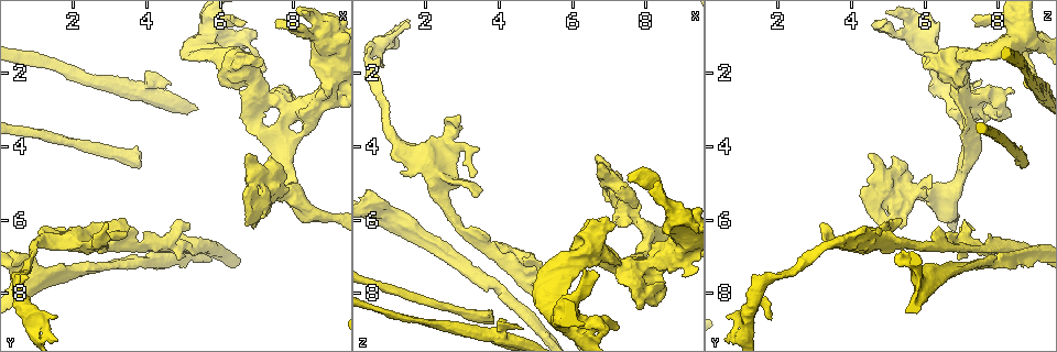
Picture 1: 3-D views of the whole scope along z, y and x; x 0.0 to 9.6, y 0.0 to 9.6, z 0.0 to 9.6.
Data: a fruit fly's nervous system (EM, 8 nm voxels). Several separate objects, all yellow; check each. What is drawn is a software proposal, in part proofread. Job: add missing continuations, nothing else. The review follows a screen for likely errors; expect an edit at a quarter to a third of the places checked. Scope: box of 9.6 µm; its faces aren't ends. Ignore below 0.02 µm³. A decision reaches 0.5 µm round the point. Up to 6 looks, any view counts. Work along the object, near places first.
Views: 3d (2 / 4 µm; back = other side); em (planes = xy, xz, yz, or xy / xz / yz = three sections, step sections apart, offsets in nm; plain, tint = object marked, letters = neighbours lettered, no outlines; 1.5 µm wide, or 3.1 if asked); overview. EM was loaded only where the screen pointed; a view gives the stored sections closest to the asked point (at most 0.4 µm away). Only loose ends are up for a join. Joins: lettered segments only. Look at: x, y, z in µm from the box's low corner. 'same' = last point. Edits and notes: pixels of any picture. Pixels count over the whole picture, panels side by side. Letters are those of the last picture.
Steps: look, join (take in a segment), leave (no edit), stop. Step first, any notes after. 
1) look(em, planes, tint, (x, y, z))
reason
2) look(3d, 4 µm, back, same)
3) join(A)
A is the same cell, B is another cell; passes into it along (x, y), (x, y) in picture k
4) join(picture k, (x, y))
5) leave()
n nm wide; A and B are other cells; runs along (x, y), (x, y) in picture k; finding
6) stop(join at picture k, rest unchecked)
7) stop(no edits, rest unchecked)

look(em, planes, letters, (0.75, 8.70, 1.75))
an open end

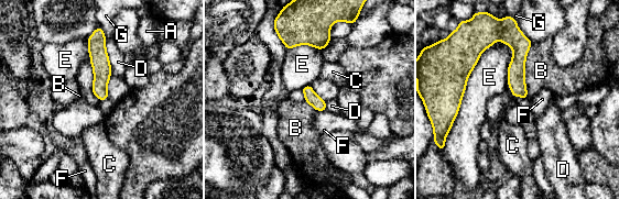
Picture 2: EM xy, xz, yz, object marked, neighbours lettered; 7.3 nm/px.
leave()
A, B, C, D, E, F and G are other cells; border along (532, 43), (525, 58), (528, 98) in picture 2; no lettered segment goes on from it

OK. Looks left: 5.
look(3d, 2 µm, (6.85, 6.25, 5.30))
an open end

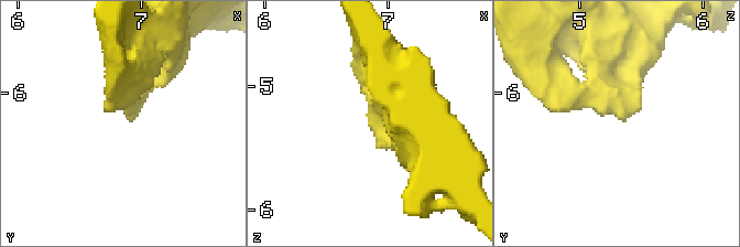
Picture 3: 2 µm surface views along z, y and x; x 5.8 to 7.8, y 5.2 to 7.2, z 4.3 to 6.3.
look(em, xy, step 4, letters, (6.90, 6.20, 5.30))
shape alone is not enough

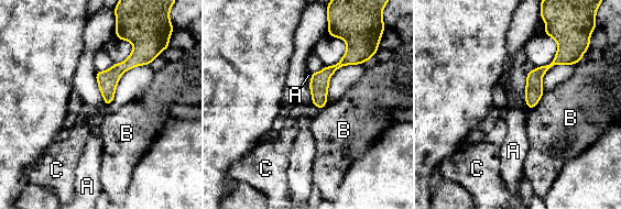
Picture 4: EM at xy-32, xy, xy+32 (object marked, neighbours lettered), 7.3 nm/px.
leave()
A, B and C are other cells; runs along (360, 55), (319, 81), (315, 101) in picture 4; none of them fits

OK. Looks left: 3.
look(em, xy, step 8, letters, (5.15, 6.20, 7.30))
an open end

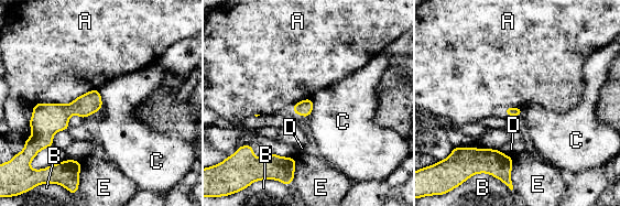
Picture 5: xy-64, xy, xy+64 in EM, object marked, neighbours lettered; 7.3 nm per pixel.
look(em, planes, letters, same)

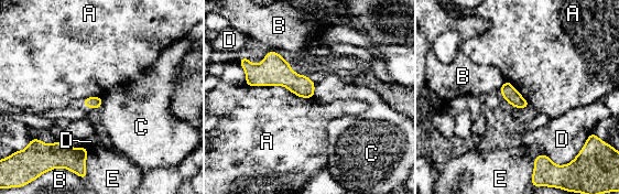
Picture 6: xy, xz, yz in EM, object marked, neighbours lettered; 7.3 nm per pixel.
leave()
A, B, C, D and E are other cells; border along (246, 83), (283, 85), (290, 90) in picture 6; none of them fits

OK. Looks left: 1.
stop(no edits, rest unchecked)

